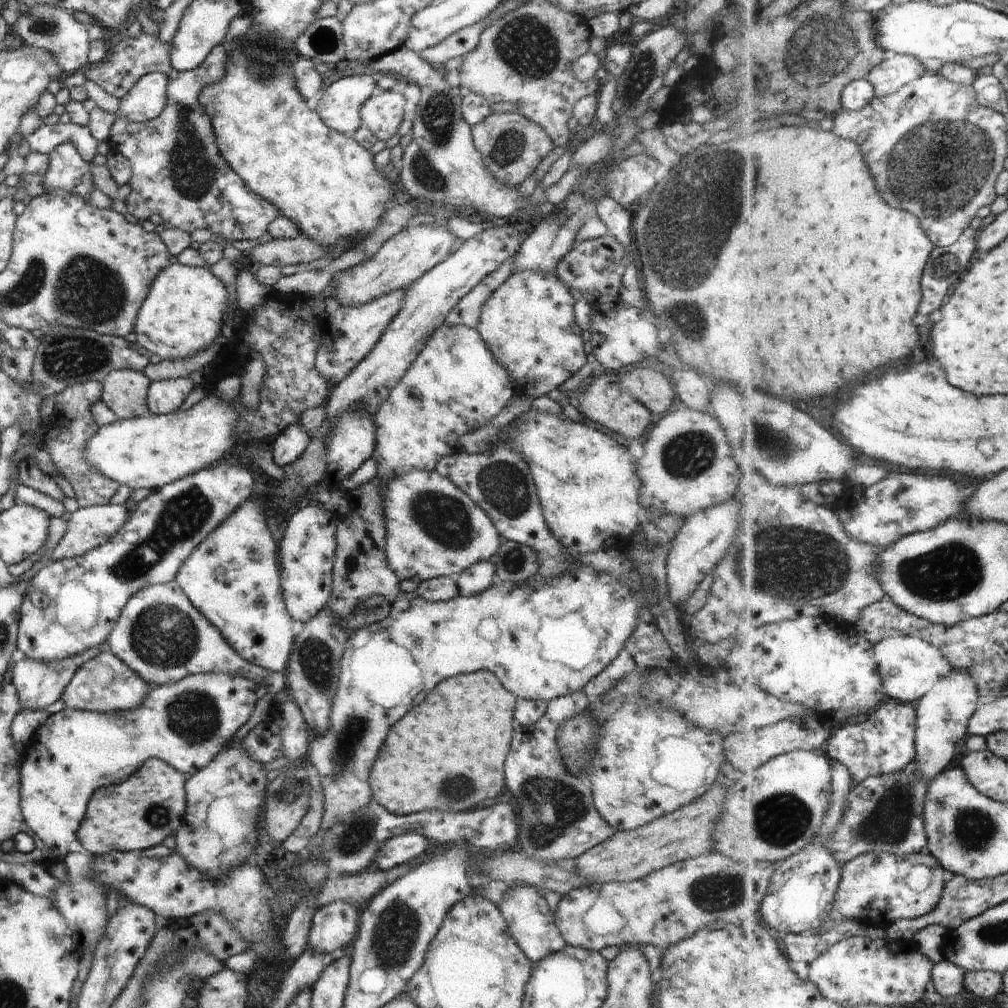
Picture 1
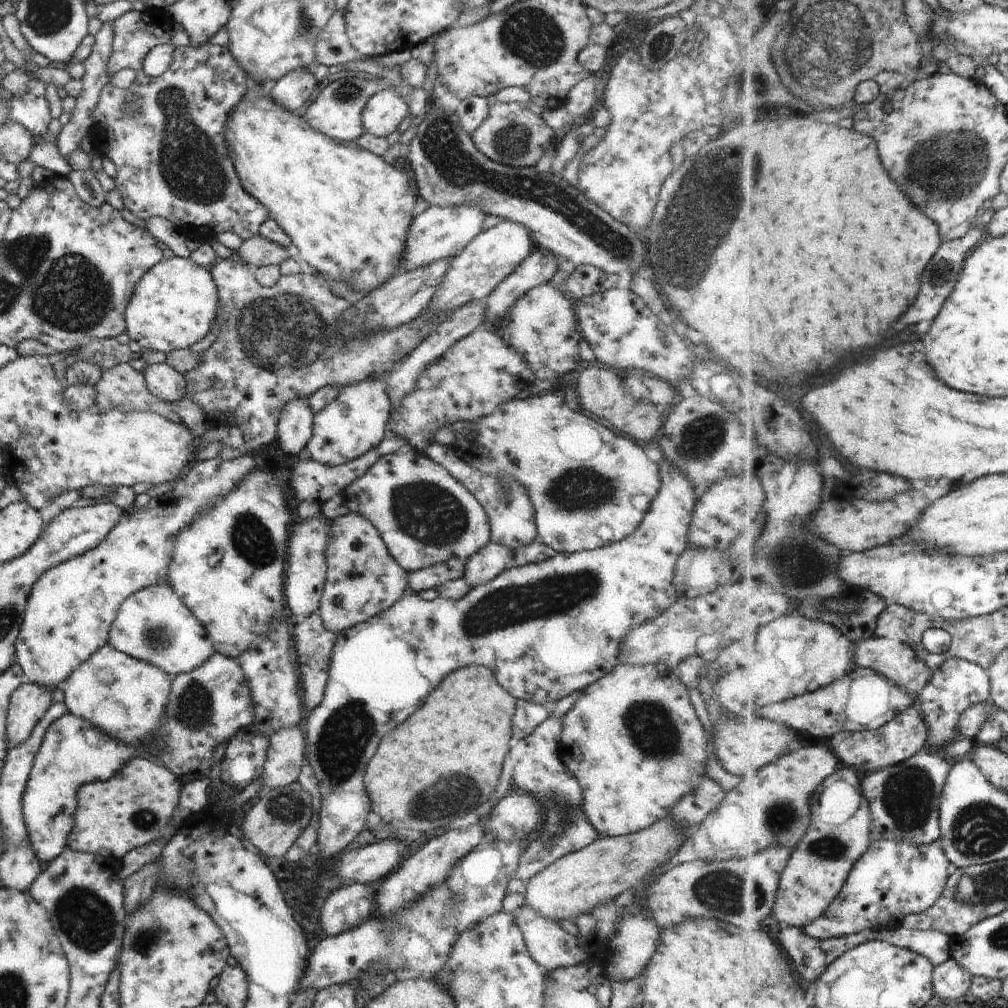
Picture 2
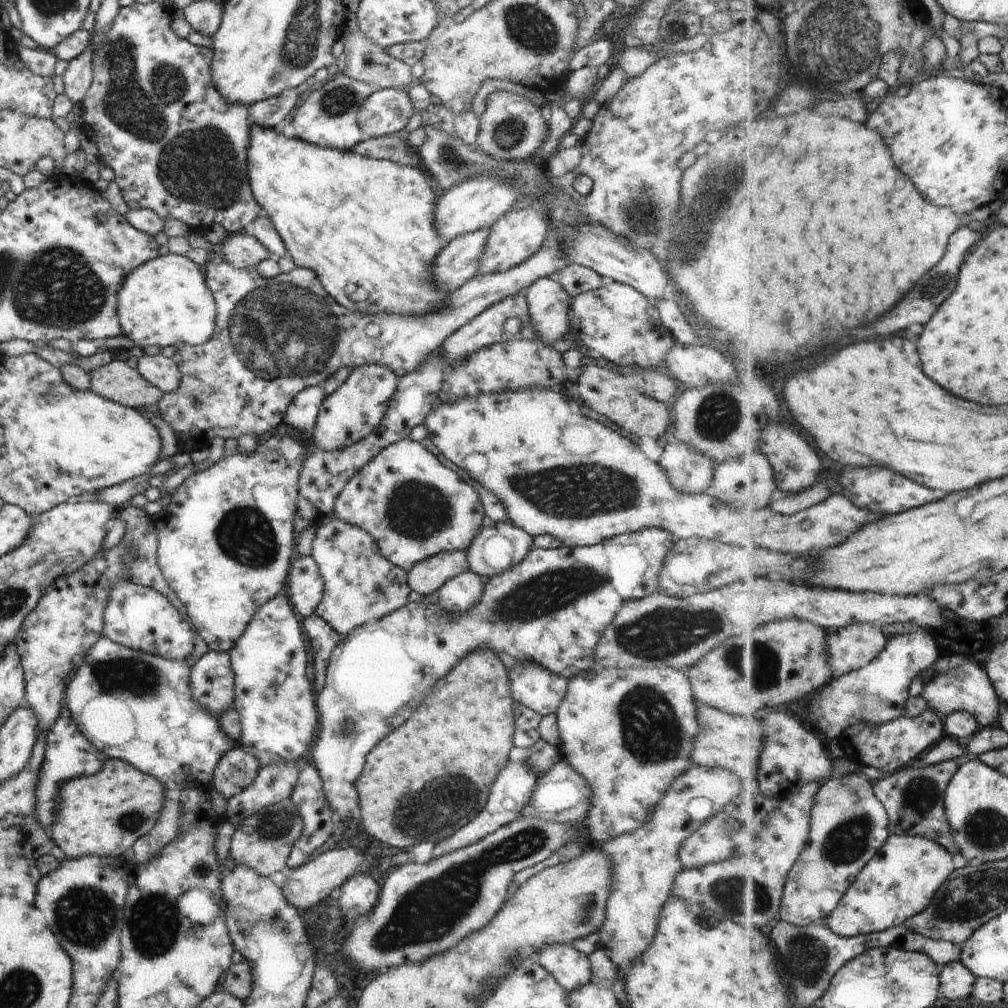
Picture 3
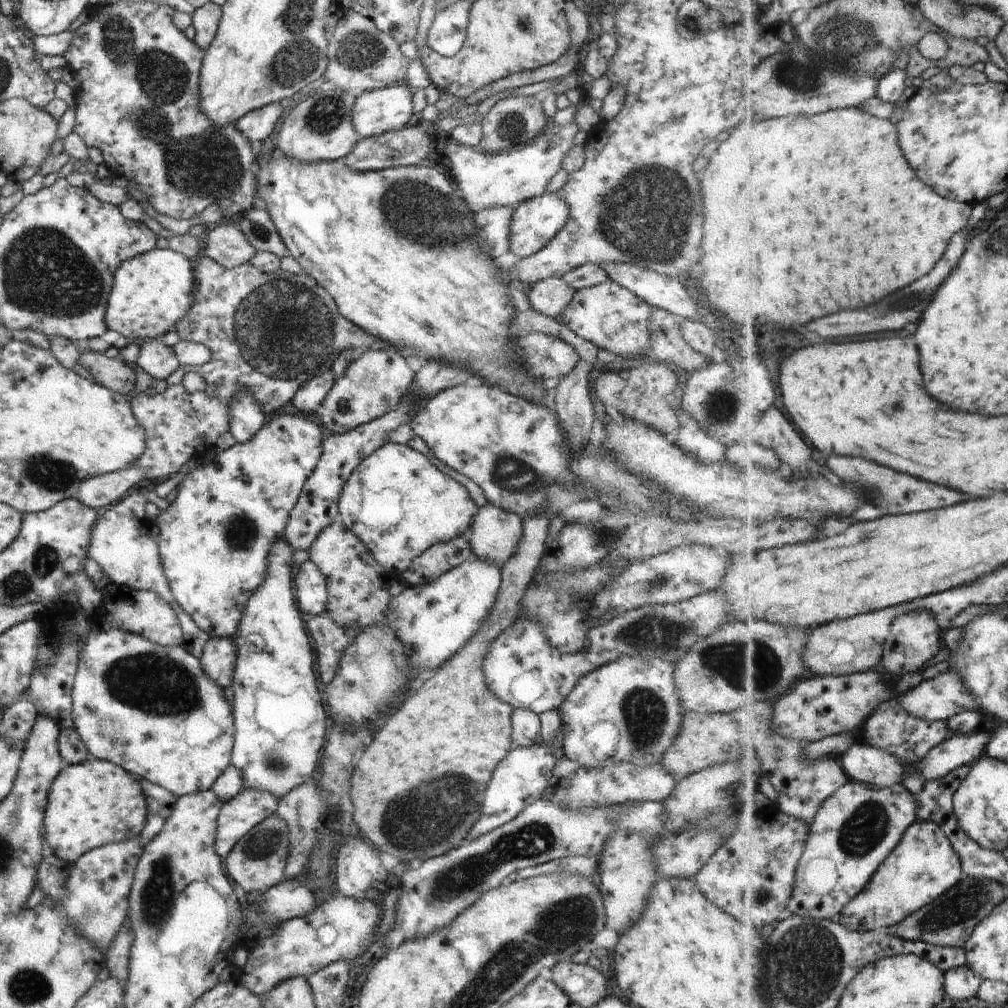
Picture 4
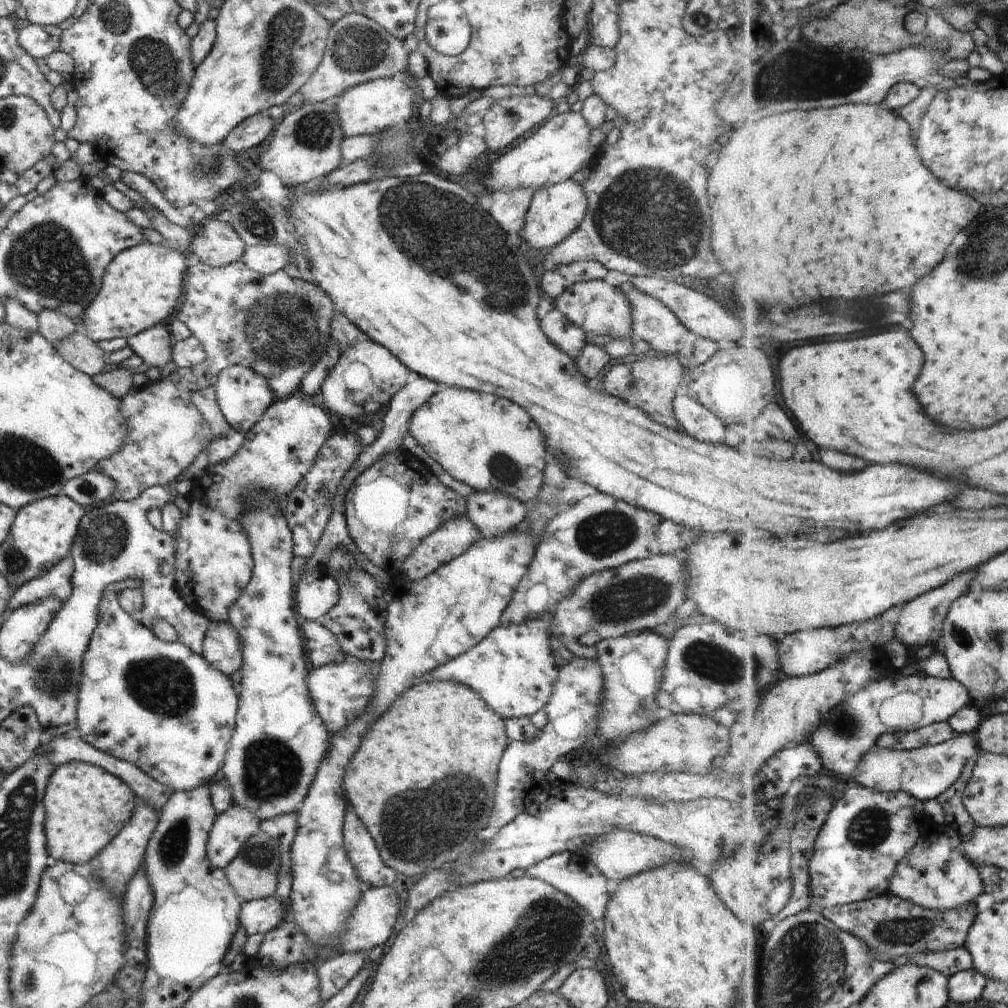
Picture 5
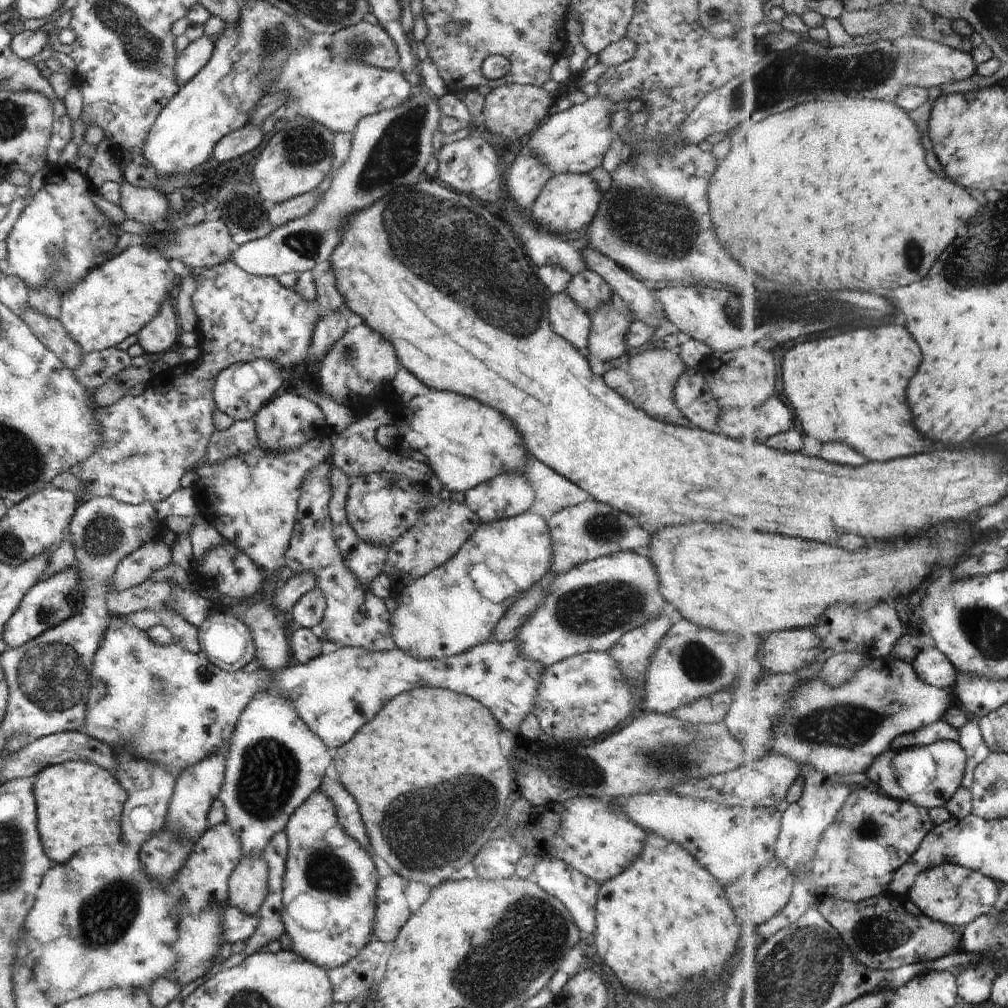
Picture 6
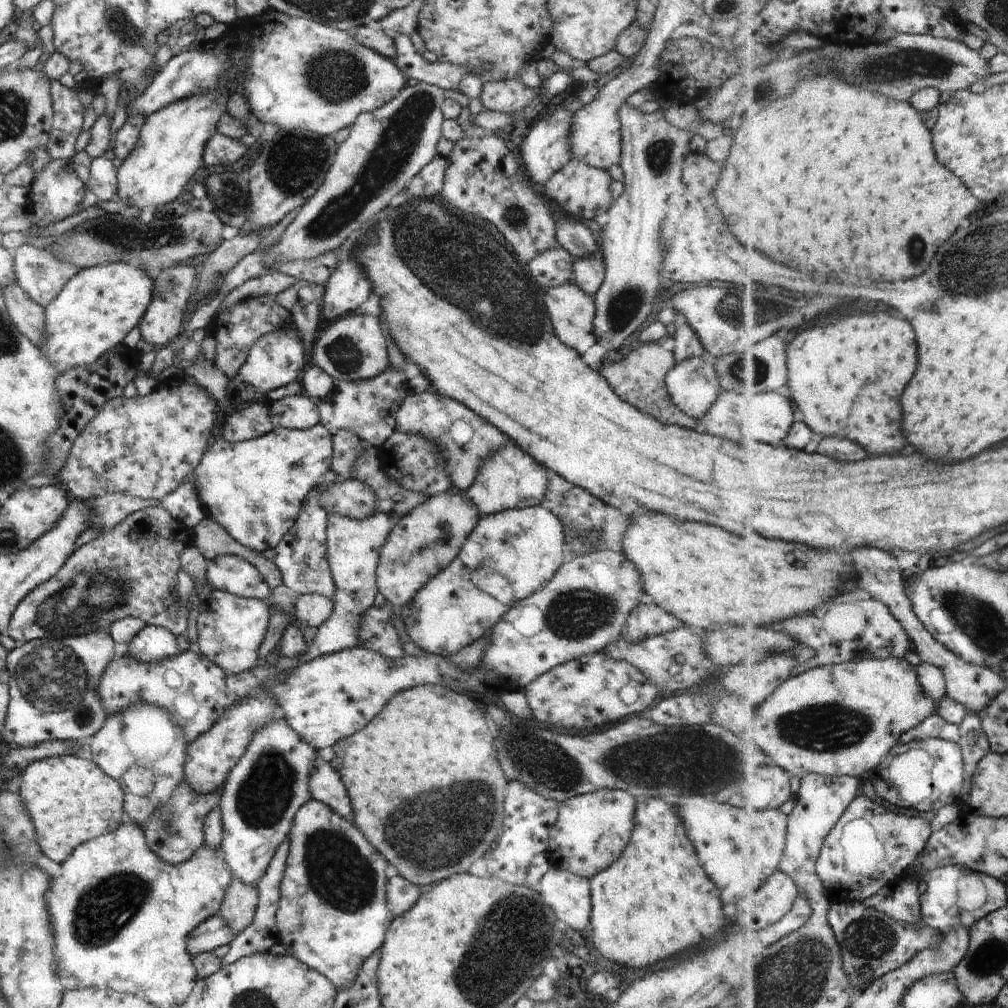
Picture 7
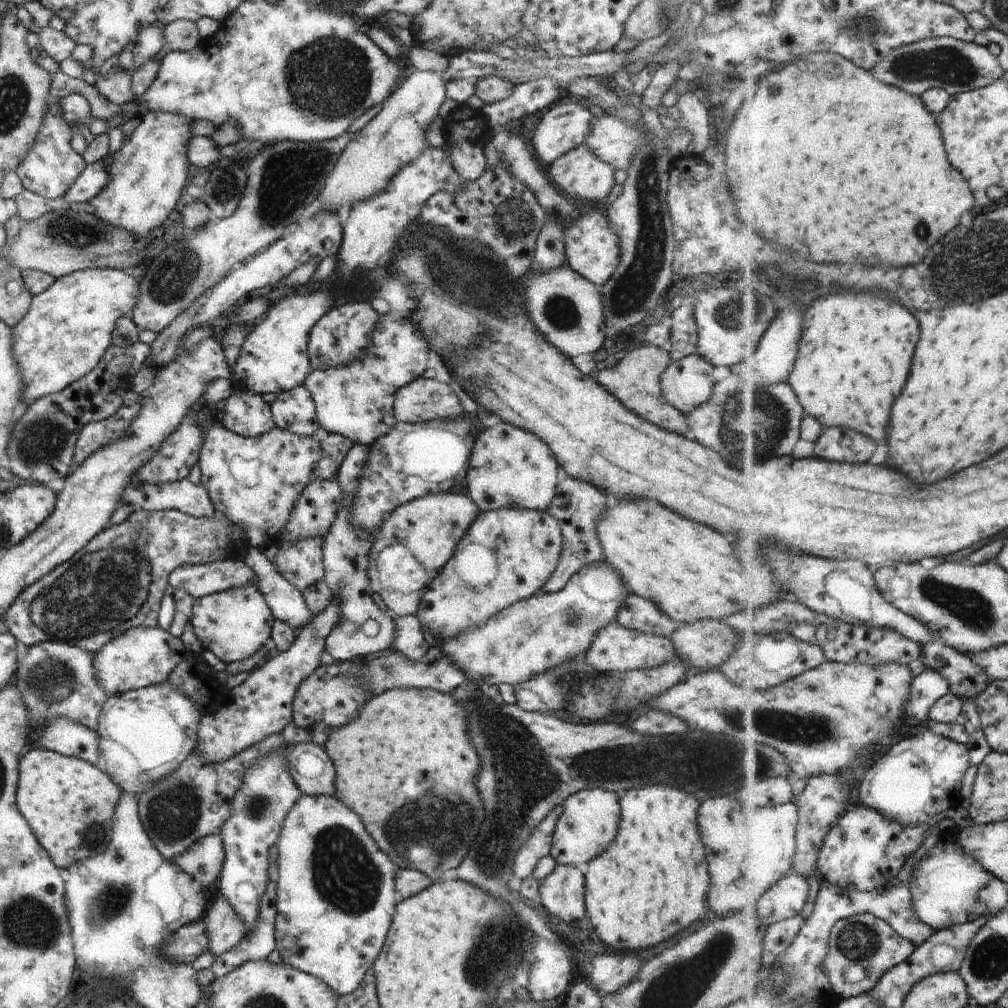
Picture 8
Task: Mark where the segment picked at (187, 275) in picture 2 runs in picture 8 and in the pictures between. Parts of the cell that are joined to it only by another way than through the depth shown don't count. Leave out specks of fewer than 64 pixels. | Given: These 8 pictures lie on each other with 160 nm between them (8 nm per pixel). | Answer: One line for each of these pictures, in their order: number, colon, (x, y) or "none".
3: (165, 301)
4: (151, 292)
5: (141, 287)
6: (123, 294)
7: (96, 308)
8: (69, 326)

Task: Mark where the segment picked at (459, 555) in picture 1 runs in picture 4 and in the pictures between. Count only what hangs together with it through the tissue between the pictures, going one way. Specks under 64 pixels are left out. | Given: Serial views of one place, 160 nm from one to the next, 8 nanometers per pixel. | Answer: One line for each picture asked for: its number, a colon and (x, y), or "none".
2: (425, 516)
3: (414, 507)
4: (432, 509)

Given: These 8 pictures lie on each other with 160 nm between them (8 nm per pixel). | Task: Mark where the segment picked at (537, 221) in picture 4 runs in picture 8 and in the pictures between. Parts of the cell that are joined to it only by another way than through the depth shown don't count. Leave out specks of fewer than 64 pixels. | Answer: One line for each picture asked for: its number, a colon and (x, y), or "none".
5: (555, 211)
6: (568, 202)
7: (582, 191)
8: (580, 173)

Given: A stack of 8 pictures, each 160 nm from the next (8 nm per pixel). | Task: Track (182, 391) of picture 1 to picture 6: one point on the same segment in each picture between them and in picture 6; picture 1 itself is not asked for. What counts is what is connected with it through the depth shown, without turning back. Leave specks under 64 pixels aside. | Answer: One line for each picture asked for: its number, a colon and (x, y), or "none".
2: (165, 383)
3: (162, 372)
4: (158, 360)
5: (155, 345)
6: (161, 334)

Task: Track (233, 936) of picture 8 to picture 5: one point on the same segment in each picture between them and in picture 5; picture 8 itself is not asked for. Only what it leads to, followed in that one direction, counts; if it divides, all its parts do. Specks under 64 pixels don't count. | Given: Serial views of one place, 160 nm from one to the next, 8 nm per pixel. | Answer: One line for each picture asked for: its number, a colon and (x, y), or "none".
5: (253, 873)
6: (247, 886)
7: (239, 905)

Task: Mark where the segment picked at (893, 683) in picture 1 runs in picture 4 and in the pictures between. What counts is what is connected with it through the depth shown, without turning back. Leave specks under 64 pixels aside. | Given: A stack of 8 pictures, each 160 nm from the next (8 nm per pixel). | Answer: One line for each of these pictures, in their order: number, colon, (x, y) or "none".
2: (897, 660)
3: (852, 648)
4: (856, 645)

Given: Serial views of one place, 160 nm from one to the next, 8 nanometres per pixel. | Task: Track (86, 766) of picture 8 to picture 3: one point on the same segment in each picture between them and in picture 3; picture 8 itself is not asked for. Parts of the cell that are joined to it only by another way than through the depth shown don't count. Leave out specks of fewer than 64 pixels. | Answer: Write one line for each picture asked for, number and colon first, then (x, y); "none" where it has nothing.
3: (104, 814)
4: (96, 803)
5: (86, 807)
6: (79, 804)
7: (70, 801)

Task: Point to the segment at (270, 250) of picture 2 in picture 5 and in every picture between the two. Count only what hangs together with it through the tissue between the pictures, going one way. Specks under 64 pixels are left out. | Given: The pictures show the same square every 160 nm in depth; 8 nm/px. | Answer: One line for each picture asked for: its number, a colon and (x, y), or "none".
3: (241, 250)
4: (225, 244)
5: (216, 244)

